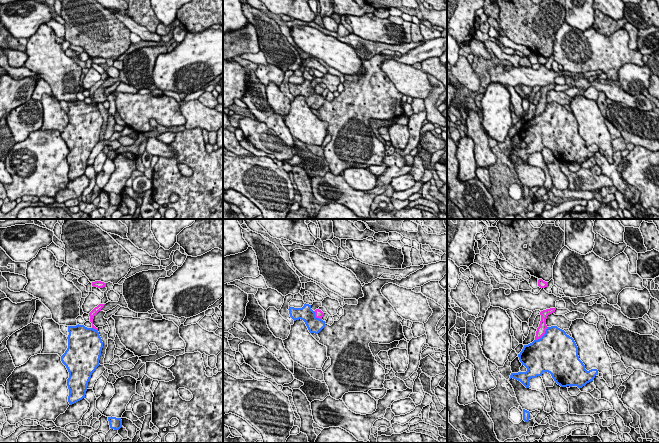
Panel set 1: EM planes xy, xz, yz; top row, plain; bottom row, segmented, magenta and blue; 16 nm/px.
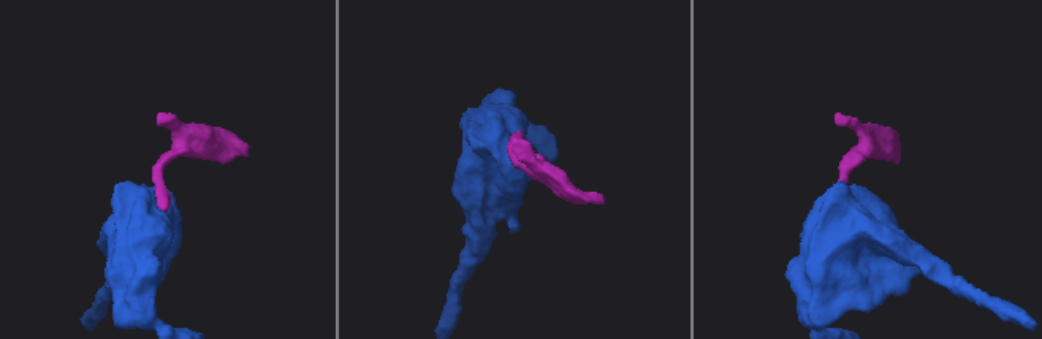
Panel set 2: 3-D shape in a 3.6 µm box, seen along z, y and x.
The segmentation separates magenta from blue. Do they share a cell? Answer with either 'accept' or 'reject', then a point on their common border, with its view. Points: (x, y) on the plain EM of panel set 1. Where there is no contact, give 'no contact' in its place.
reject | yz (542, 111)

